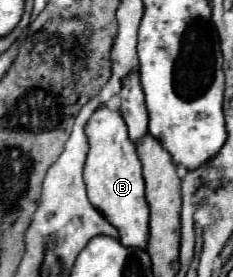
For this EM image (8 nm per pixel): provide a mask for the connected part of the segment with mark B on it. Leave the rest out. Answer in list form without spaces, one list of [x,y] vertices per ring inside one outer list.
[[[99,105],[85,125],[89,139],[89,153],[85,163],[85,185],[91,205],[119,231],[119,239],[125,247],[147,247],[147,203],[145,183],[141,175],[141,163],[135,151],[135,143],[129,139],[127,125],[119,111]]]

